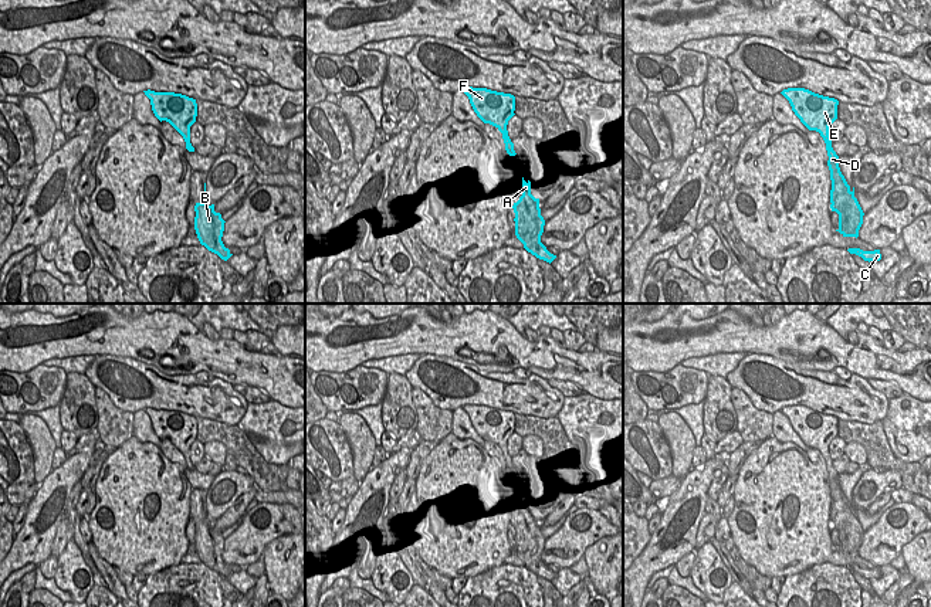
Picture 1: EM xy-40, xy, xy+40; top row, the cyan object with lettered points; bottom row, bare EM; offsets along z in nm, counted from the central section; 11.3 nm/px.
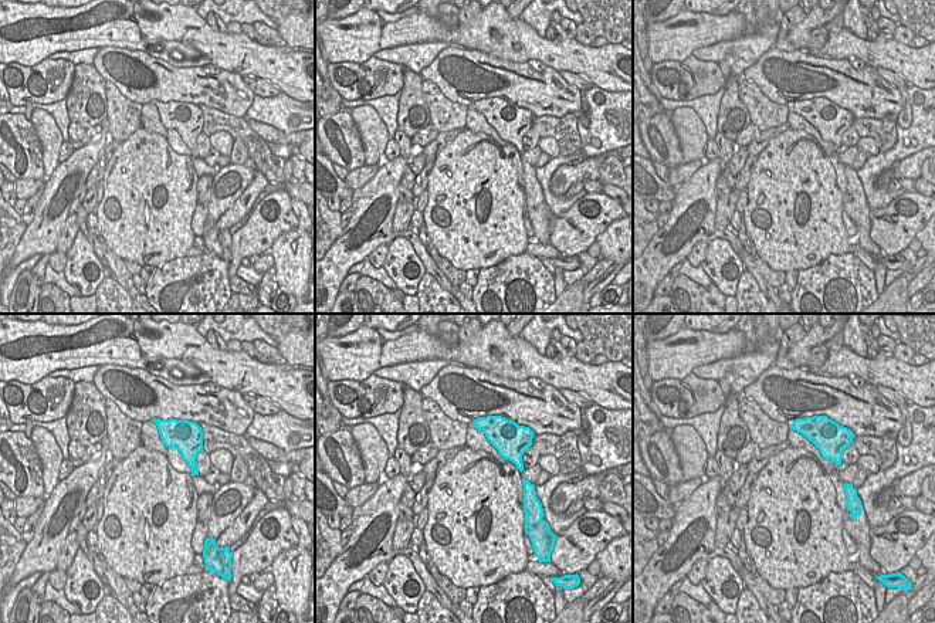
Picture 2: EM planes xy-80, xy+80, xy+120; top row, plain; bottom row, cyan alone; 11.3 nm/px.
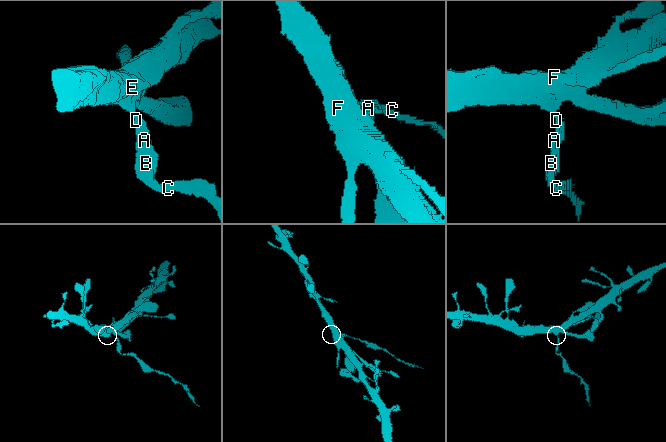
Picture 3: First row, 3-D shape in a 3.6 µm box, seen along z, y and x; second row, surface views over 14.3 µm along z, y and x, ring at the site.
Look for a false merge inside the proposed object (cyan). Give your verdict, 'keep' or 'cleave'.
cleave

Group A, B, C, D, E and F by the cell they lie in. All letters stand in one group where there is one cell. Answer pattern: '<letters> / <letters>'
A B C D / E F

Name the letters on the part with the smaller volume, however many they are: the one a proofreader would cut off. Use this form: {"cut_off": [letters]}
{"cut_off": ["A", "B", "C", "D"]}

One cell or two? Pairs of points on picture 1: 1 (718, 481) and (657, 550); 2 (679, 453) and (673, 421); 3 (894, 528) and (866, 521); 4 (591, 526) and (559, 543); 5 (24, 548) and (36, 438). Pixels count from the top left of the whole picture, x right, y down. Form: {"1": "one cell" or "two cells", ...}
{"1": "two cells", "2": "one cell", "3": "two cells", "4": "one cell", "5": "two cells"}

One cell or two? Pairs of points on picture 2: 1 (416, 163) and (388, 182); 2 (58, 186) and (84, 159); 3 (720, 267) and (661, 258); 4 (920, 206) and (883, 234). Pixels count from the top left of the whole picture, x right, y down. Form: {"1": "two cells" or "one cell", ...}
{"1": "two cells", "2": "one cell", "3": "two cells", "4": "one cell"}

